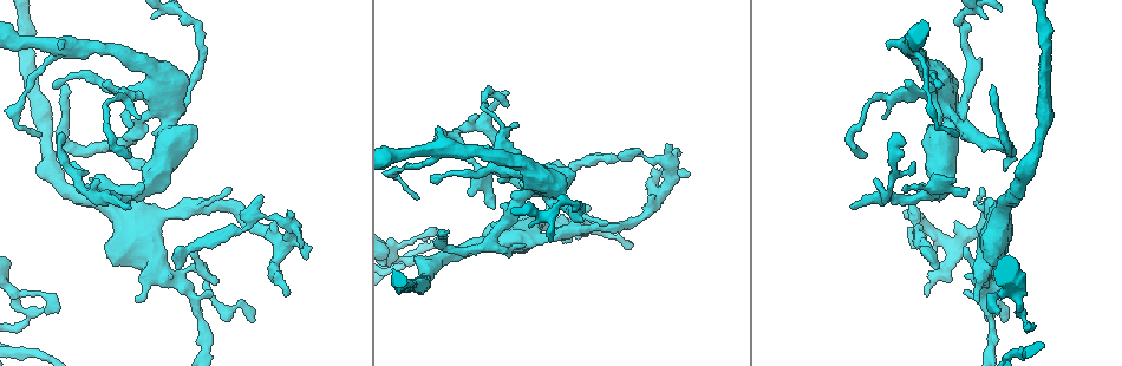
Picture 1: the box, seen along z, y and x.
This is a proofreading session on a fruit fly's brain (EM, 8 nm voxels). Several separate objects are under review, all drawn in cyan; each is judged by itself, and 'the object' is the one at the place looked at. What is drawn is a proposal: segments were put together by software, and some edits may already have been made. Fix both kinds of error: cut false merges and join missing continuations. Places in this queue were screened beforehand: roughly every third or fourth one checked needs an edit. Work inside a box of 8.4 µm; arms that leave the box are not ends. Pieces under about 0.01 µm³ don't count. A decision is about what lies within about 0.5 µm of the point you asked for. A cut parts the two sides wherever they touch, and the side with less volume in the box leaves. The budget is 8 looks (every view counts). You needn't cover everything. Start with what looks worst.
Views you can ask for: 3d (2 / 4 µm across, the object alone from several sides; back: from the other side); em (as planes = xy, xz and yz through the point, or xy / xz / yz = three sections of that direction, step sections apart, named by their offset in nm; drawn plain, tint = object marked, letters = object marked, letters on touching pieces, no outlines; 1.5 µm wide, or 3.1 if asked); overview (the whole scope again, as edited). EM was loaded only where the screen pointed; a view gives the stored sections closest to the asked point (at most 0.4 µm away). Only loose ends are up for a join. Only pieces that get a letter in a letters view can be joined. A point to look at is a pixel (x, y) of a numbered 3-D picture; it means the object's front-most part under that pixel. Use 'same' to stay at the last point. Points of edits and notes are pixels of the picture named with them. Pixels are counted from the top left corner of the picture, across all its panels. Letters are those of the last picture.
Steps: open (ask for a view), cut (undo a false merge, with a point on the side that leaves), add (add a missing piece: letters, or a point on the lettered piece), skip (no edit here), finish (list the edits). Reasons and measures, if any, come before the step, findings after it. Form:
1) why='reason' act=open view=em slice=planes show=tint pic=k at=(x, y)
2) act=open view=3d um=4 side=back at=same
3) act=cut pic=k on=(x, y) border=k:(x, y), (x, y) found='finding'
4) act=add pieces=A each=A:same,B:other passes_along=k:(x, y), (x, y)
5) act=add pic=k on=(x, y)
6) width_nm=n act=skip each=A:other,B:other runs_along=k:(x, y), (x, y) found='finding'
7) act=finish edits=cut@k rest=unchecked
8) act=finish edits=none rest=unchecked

why='branch stops here' act=open view=3d um=4 side=back pic=1 at=(888, 49)

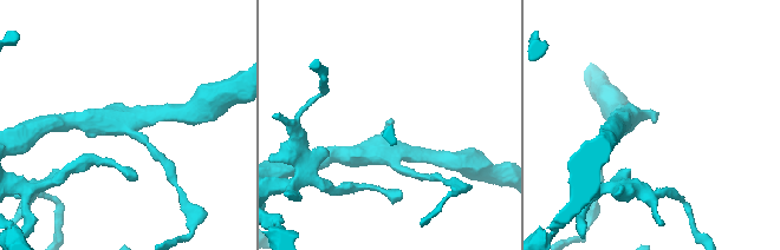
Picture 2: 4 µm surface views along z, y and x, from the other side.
why='shape alone is not enough' act=open view=em slice=planes show=letters pic=2 at=(653, 123)

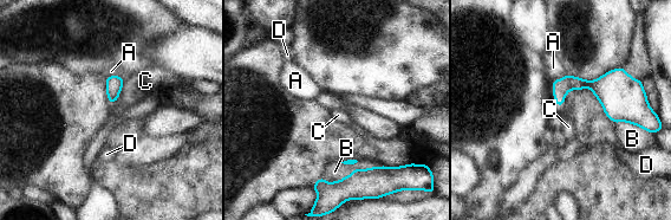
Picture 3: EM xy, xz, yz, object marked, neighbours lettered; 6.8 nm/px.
act=skip each=A:other,B:other,C:other,D:other found='no lettered piece goes on from it'

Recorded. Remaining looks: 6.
why='tapers out' act=open view=3d um=4 pic=1 at=(1000, 10)

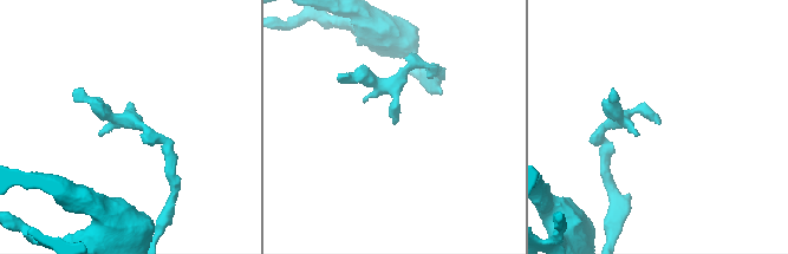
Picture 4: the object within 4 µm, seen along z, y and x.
why='need the tissue' act=open view=em slice=planes show=letters pic=4 at=(656, 123)

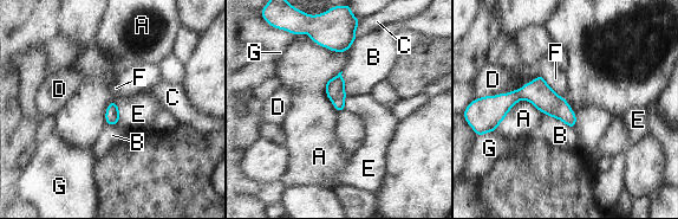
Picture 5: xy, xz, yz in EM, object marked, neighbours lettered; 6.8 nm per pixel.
width_nm=100 act=skip each=A:other,B:other,C:other,D:other,E:other,F:other,G:other runs_along=5:(495, 117), (516, 95), (540, 95), (573, 120) found='none of them fits'

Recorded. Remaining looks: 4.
why='sharp bend' act=open view=em slice=planes show=letters pic=1 at=(412, 244)

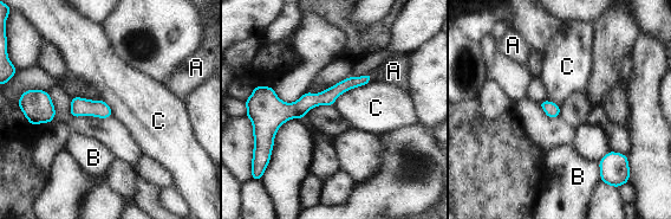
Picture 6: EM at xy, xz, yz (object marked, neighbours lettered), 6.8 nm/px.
width_nm=100 act=skip each=A:other,B:other,C:other border=6:(369, 82), (341, 92), (332, 104) found='one neuron here'

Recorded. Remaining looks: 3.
act=finish edits=none rest=unchecked

